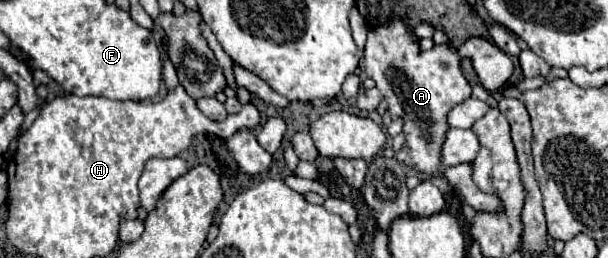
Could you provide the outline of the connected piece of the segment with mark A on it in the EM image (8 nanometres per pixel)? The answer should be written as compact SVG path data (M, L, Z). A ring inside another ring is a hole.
M391 20L369 32L365 44L365 72L377 82L377 88L389 102L393 118L405 120L405 146L395 156L409 168L425 172L429 176L441 176L441 146L445 140L447 112L471 96L471 86L465 80L459 60L463 50L451 50L447 44L433 46L429 52L421 52L413 34L403 20Z

